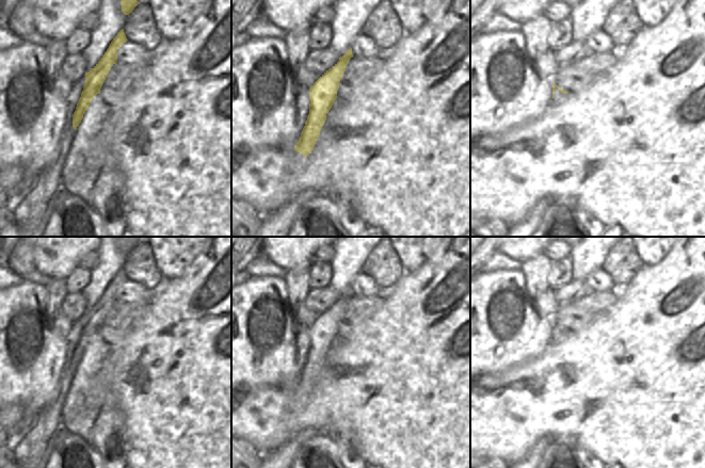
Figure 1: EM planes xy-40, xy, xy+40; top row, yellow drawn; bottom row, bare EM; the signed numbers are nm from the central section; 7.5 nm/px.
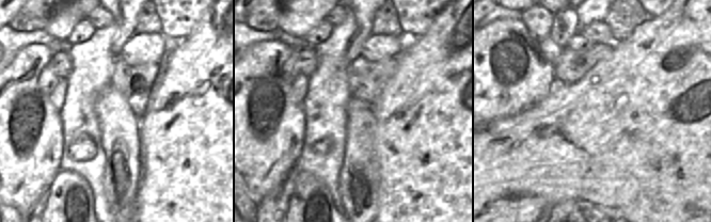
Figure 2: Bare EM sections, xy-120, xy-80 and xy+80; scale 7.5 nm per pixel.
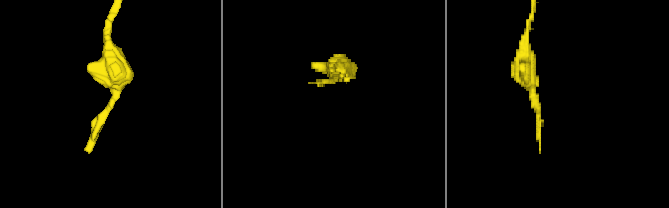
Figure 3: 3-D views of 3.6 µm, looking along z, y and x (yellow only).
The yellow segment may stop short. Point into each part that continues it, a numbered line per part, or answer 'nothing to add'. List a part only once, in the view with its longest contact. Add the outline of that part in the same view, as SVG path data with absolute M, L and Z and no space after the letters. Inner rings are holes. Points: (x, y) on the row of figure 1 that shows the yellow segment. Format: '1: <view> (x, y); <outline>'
1: xy-40 (28, 211); M85 76L73 83L73 88L66 98L68 110L60 140L58 159L38 175L34 187L25 196L13 203L13 208L10 212L11 217L22 232L31 232L41 224L47 212L49 201L62 188L62 167L70 150L76 132L73 127L73 114L81 97L84 84Z

